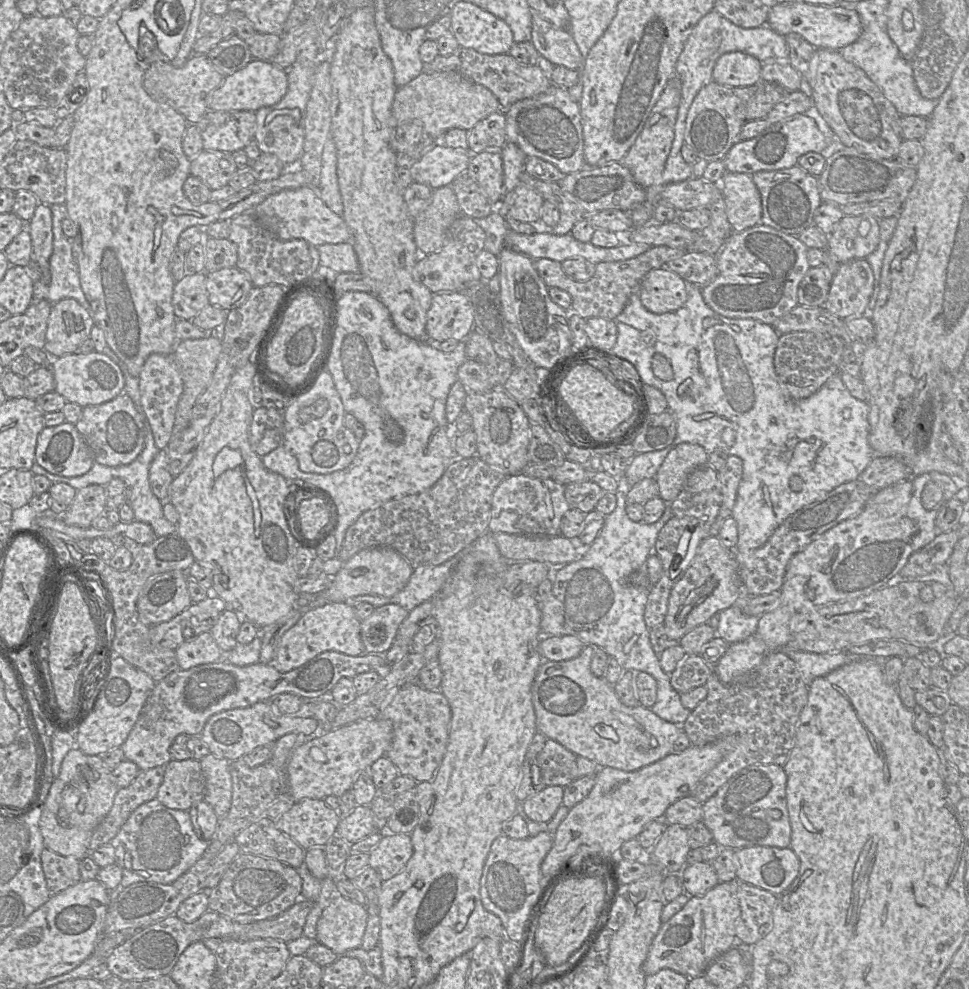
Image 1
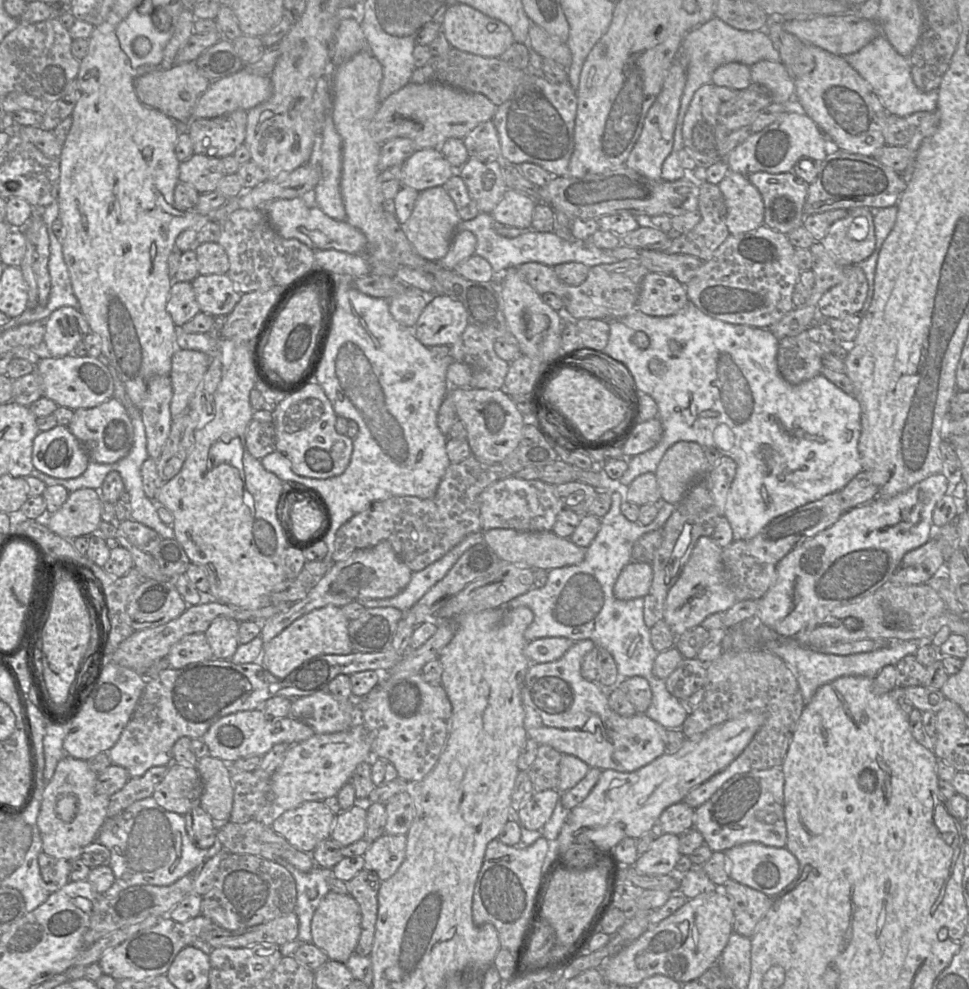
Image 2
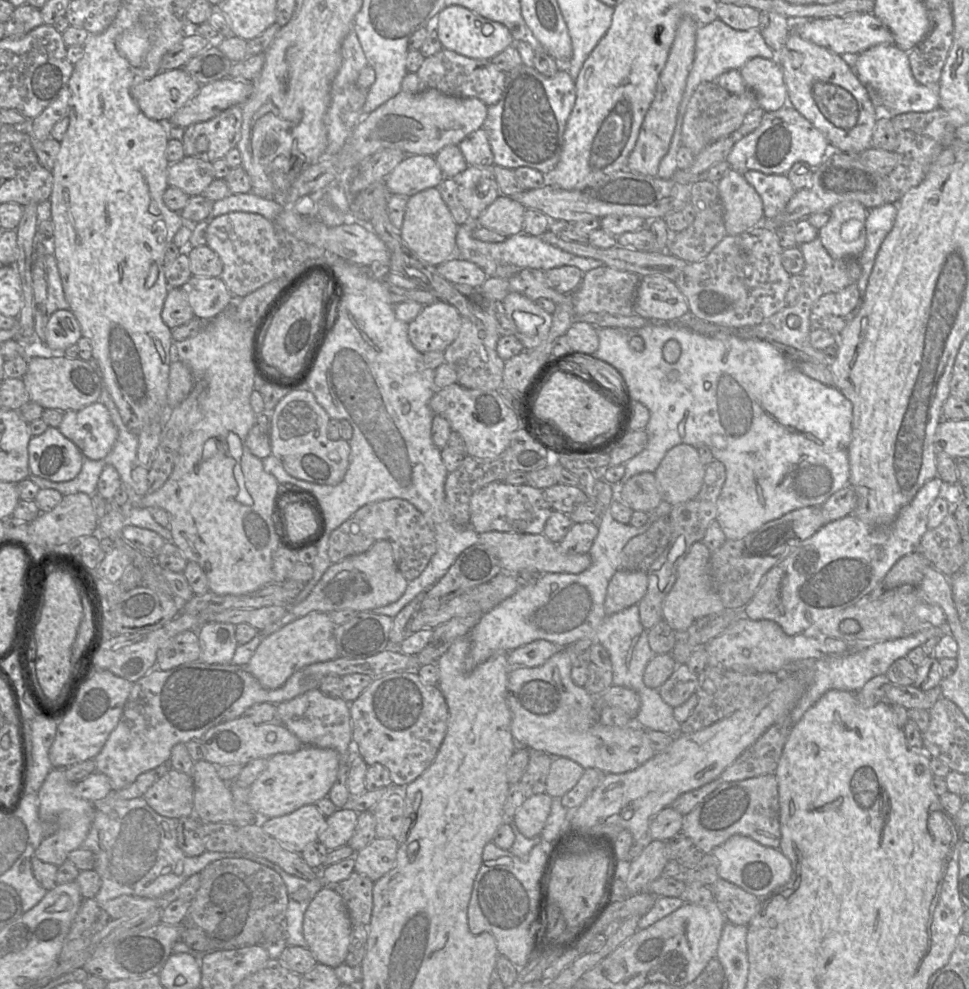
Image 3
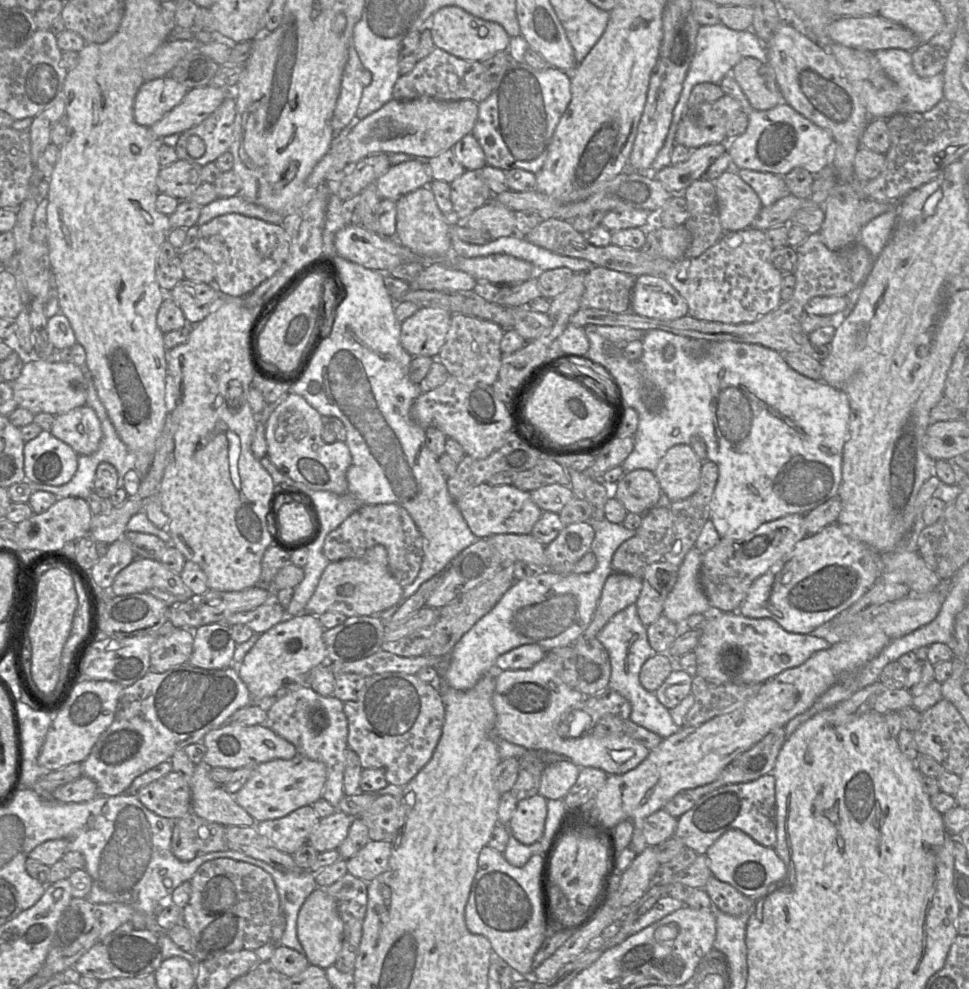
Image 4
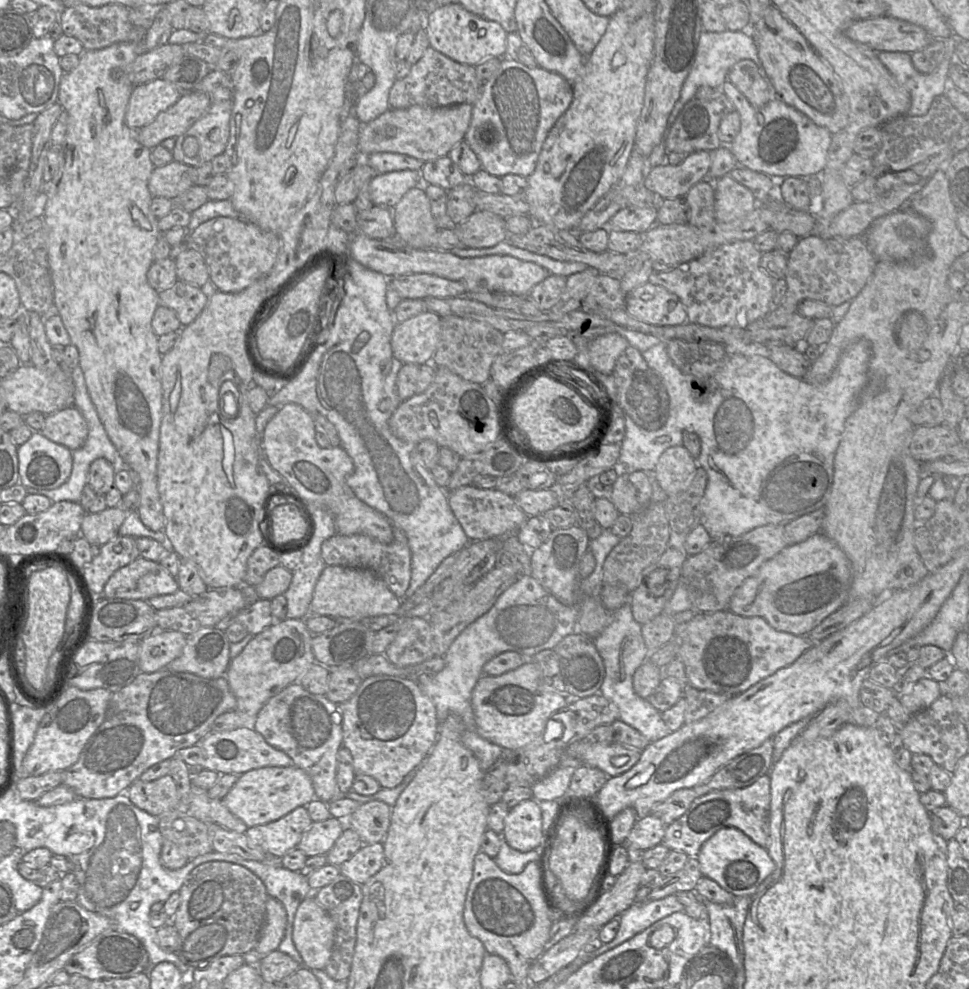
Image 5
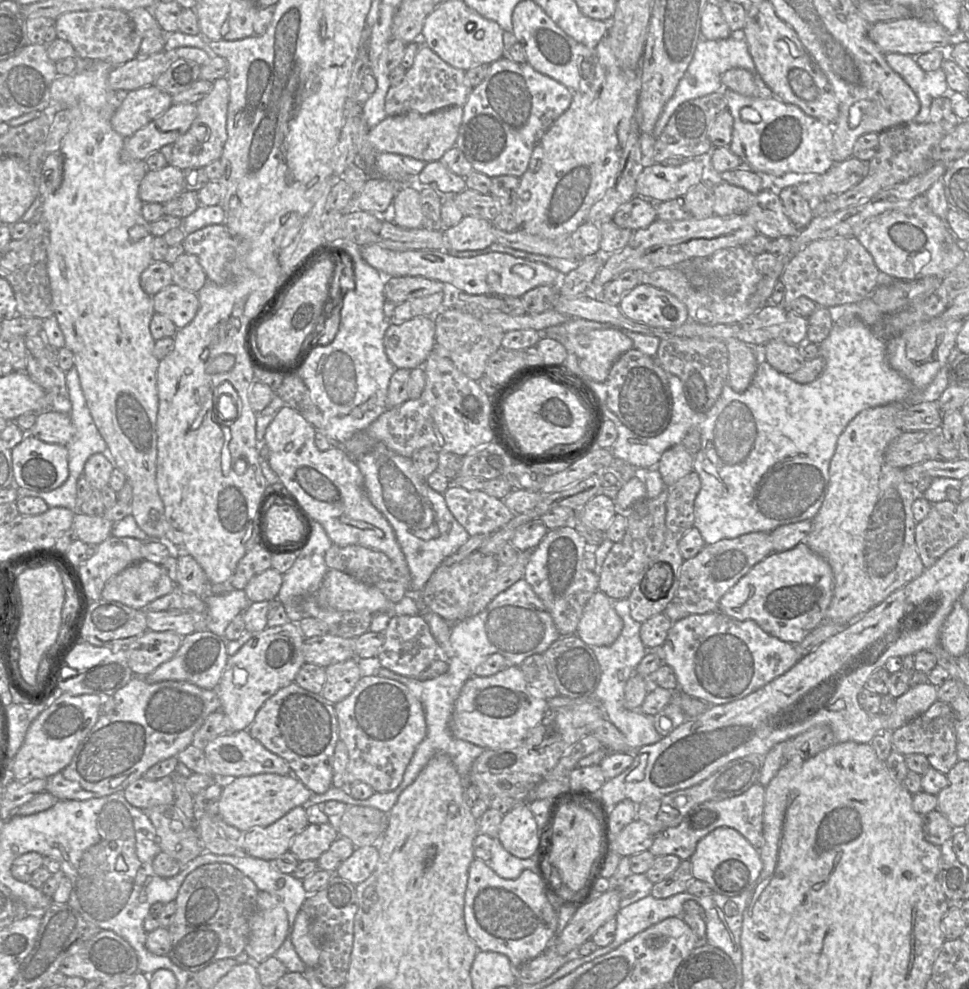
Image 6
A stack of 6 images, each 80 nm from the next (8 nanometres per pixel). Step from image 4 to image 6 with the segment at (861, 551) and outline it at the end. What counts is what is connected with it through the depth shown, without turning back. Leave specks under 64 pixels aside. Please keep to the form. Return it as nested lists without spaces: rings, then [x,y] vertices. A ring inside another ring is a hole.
[[[802,541],[792,549],[772,552],[754,565],[721,597],[718,611],[737,620],[753,620],[769,635],[798,644],[825,621],[833,591],[830,565]]]

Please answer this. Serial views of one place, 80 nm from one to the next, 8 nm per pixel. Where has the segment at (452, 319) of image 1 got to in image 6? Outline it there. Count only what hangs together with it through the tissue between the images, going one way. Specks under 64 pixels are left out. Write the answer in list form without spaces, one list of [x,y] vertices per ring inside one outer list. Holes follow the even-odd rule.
[[[417,316],[401,324],[390,324],[383,343],[396,369],[422,366],[435,347],[434,317]]]

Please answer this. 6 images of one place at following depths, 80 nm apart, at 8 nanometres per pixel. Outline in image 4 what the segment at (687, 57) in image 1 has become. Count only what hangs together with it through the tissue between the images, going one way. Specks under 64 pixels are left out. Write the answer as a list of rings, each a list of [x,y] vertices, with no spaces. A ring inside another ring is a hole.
[[[721,22],[711,26],[700,26],[696,38],[694,58],[684,80],[680,99],[674,108],[670,126],[673,126],[674,122],[678,122],[682,106],[687,106],[692,90],[697,84],[720,84],[721,80],[731,74],[732,69],[744,58],[756,58],[762,63],[768,63],[765,45],[752,29],[737,31],[726,27]]]

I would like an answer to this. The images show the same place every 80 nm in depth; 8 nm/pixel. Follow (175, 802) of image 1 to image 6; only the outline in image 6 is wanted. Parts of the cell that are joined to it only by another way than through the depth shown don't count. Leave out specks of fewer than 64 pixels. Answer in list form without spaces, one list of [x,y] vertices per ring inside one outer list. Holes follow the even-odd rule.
[[[165,776],[159,780],[147,780],[141,777],[130,783],[122,793],[132,806],[142,811],[173,804],[173,779],[171,776]]]

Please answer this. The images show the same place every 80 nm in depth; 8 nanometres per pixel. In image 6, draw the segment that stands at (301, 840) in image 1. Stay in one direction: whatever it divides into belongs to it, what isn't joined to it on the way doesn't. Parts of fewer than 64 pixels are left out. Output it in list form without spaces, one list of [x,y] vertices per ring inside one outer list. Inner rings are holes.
[[[297,806],[267,827],[254,827],[242,834],[246,855],[275,861],[289,851],[293,838],[309,824],[305,806]]]

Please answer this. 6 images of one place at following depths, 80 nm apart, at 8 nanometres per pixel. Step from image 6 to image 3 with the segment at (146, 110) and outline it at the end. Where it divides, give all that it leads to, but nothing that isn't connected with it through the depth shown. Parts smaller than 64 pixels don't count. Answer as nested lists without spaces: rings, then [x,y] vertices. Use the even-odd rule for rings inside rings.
[[[182,67],[160,71],[138,84],[132,94],[140,110],[146,117],[164,123],[201,87]]]

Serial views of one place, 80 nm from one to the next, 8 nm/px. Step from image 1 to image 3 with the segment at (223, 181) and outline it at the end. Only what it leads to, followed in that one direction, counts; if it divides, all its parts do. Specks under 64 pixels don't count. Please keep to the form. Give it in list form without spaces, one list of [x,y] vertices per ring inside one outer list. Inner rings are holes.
[[[184,156],[182,160],[171,163],[167,170],[168,185],[181,189],[190,197],[201,195],[214,179],[212,163],[194,156]]]

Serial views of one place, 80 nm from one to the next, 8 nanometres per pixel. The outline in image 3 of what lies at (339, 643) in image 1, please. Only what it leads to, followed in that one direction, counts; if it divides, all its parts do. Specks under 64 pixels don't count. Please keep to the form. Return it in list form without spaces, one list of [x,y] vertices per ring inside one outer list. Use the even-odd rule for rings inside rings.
[[[310,612],[263,637],[246,668],[264,688],[279,688],[292,674],[305,666],[339,657],[334,637],[335,627],[329,613]]]

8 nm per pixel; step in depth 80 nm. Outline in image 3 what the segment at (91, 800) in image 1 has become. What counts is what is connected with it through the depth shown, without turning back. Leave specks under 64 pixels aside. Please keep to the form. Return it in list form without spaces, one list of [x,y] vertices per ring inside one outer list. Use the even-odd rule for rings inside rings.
[[[52,768],[38,791],[39,816],[46,824],[53,824],[55,831],[44,838],[34,852],[34,857],[45,862],[61,865],[71,851],[80,848],[86,839],[94,819],[94,802],[75,794],[75,783],[67,780],[66,768]]]

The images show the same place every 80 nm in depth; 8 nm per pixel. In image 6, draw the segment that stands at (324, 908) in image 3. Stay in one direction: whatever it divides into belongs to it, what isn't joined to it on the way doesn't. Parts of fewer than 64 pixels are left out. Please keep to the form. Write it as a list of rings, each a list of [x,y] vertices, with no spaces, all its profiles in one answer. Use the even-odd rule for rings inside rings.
[[[300,909],[292,932],[294,949],[309,969],[317,965],[321,952],[310,932],[312,923],[313,921],[309,915]]]

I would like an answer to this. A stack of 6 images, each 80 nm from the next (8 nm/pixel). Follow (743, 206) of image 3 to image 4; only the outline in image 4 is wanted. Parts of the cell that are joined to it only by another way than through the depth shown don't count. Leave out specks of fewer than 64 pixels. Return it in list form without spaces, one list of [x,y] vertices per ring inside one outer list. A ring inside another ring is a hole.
[[[732,168],[724,172],[717,180],[711,181],[716,189],[719,218],[724,233],[747,229],[762,208],[757,194],[739,177],[736,170]]]

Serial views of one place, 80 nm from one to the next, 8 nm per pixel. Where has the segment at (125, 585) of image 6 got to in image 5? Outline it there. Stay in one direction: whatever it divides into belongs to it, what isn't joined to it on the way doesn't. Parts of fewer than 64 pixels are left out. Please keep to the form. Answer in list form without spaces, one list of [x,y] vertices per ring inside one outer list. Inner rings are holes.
[[[138,557],[115,571],[105,584],[102,595],[98,597],[149,600],[178,590],[176,577],[159,562]]]

